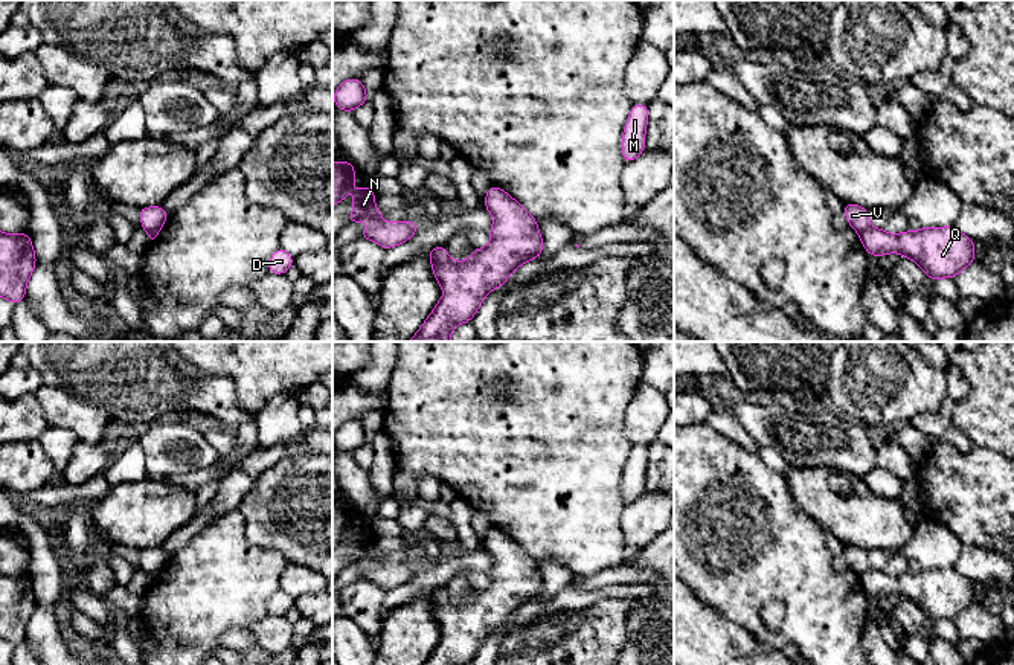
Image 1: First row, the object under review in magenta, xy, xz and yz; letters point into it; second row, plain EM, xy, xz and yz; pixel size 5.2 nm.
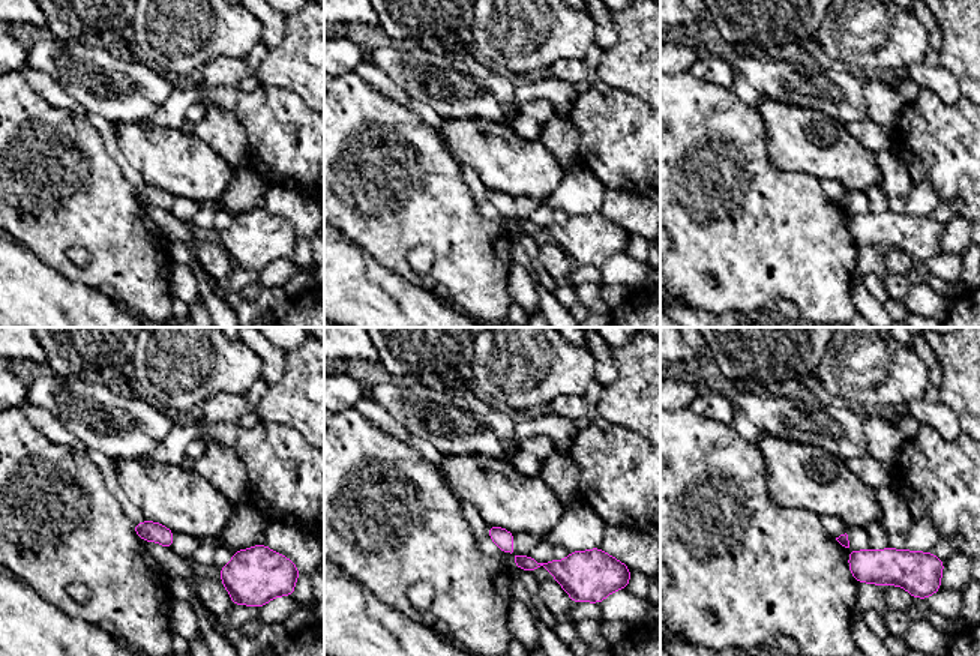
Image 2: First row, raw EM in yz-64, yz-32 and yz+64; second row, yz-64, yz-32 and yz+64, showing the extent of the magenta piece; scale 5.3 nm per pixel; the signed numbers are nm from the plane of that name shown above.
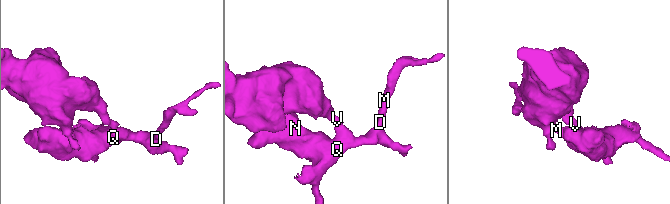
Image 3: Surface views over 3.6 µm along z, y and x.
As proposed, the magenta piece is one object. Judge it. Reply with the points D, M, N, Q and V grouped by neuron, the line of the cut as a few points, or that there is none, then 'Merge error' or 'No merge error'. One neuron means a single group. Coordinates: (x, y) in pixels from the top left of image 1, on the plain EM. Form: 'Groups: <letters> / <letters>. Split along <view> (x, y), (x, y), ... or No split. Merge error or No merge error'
Groups: D M N Q / V. Split along yz (869, 566), (860, 575). Merge error

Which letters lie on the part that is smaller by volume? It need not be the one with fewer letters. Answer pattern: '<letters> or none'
D, M, N, Q

